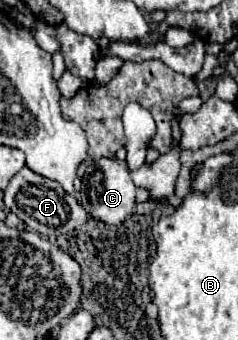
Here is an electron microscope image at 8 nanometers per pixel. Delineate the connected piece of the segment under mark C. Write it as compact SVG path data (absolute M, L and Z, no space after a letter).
M99 158L85 168L81 178L81 198L79 204L87 210L89 216L107 224L107 226L121 226L135 208L135 184L129 176L129 168L123 162L113 158Z

